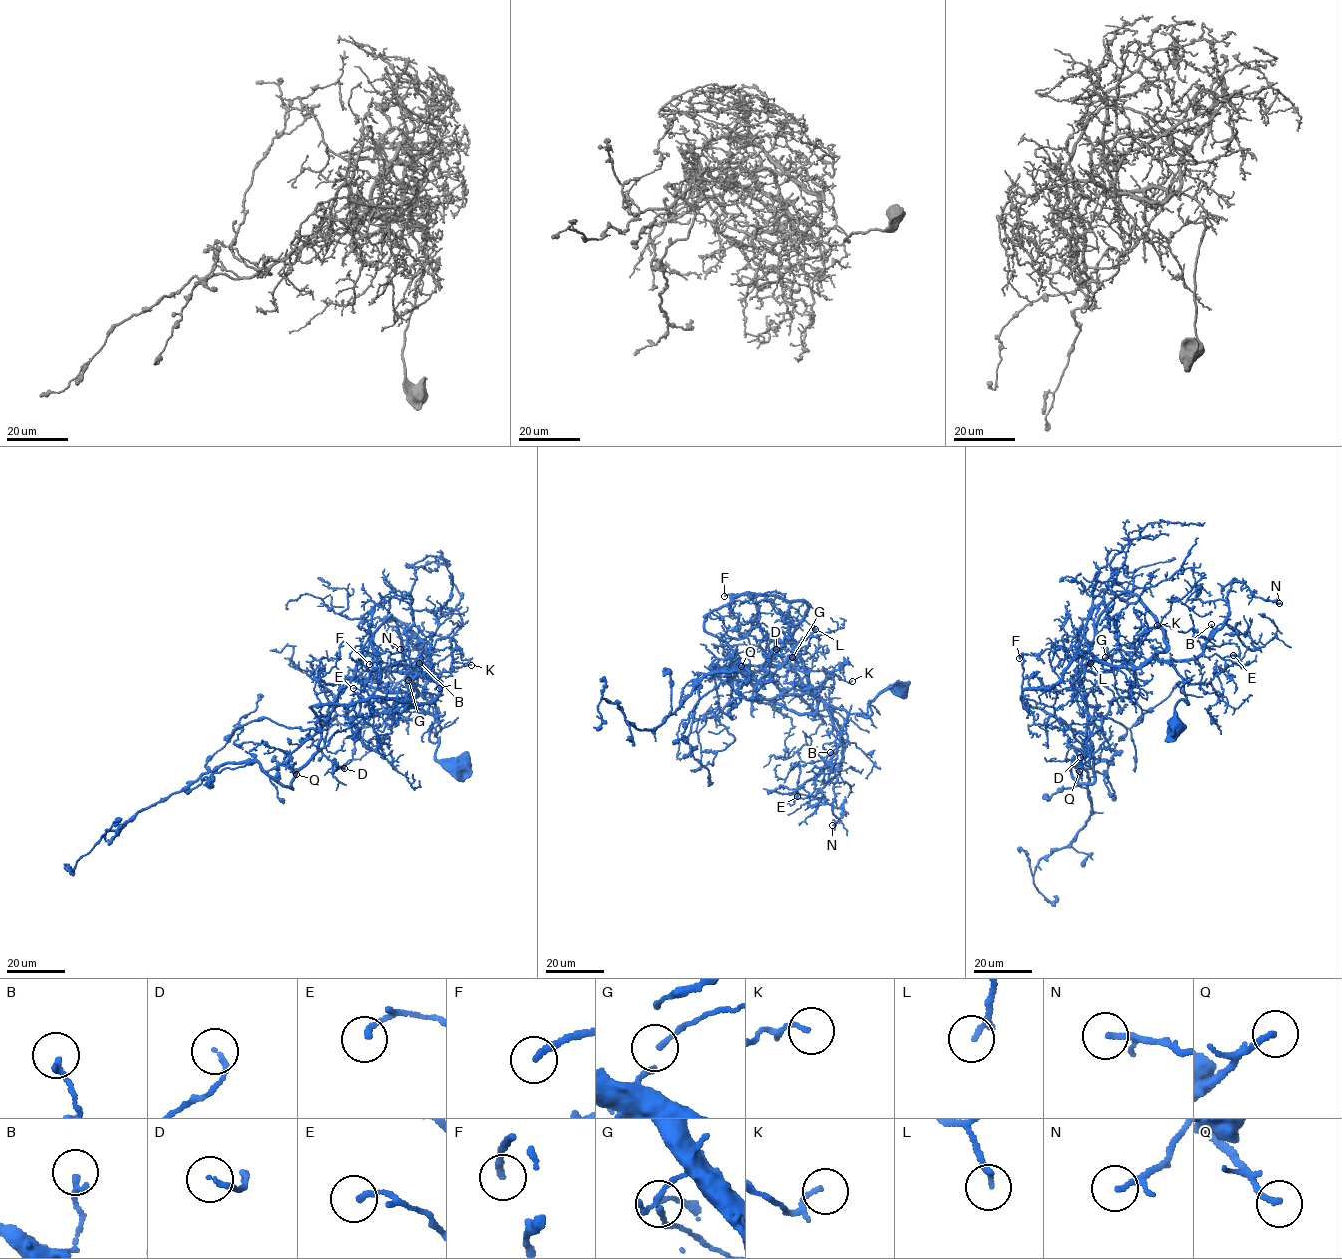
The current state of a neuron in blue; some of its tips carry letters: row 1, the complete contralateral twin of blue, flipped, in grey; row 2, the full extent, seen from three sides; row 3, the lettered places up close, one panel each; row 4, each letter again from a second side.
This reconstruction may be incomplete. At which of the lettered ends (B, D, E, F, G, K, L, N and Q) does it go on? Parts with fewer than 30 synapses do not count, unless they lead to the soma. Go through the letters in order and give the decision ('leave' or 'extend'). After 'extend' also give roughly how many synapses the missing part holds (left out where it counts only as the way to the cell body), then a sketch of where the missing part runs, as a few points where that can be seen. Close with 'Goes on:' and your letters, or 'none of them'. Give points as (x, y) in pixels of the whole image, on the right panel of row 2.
B: leave
D: leave
E: leave
F: leave
G: leave
K: leave
L: extend; 40 synapses; course (1090, 663), (1090, 670), (1081, 673), (1093, 672)
N: extend; 30 synapses; course (1279, 603), (1277, 603), (1286, 635), (1282, 635)
Q: extend; 30 synapses; course (1079, 771), (1072, 788), (1051, 783)
Goes on: L, N, Q

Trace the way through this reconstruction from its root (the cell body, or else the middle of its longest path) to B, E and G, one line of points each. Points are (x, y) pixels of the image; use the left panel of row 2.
B: (464, 766), (436, 757), (434, 717), (415, 696), (427, 667), (409, 664), (418, 671), (419, 663)
E: (464, 766), (436, 759), (439, 738), (435, 742), (429, 739), (432, 714), (395, 719), (369, 689), (353, 688)
G: (464, 766), (436, 759), (439, 738), (429, 739), (434, 717), (416, 690), (408, 695), (419, 676), (408, 680)

